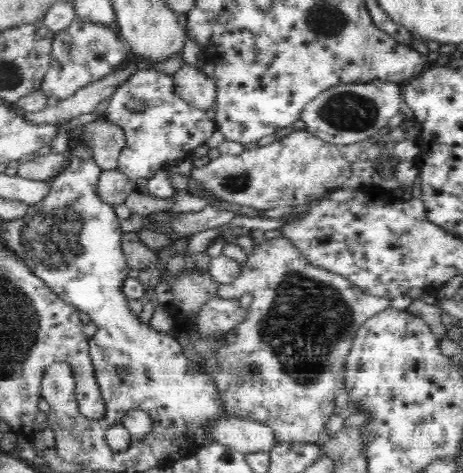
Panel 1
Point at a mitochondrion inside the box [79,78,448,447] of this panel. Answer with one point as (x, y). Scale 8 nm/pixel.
(308, 318)

